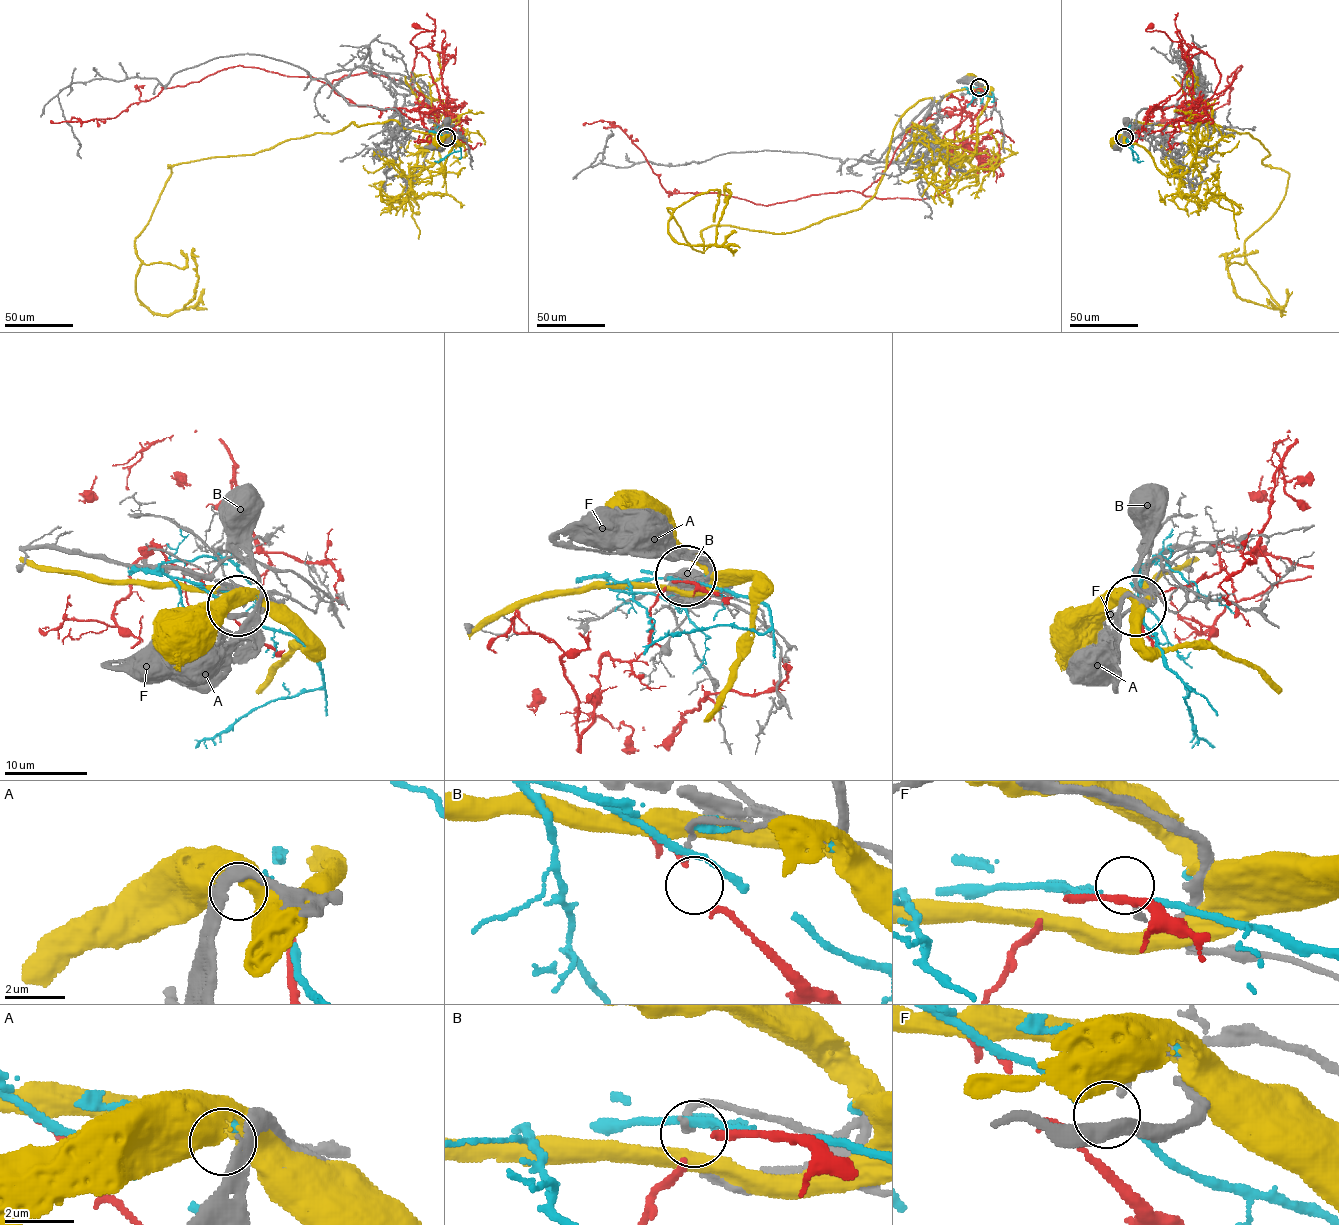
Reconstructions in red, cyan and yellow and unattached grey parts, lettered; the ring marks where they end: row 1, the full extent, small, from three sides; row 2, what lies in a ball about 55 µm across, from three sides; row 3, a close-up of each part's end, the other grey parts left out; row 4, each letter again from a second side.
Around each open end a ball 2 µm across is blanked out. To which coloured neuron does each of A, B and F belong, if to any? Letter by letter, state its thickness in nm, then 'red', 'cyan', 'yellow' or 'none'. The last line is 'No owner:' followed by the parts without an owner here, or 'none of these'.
A: 340 nm | none
B: 180 nm | none
F: 180 nm | none
No owner: A, B, F

